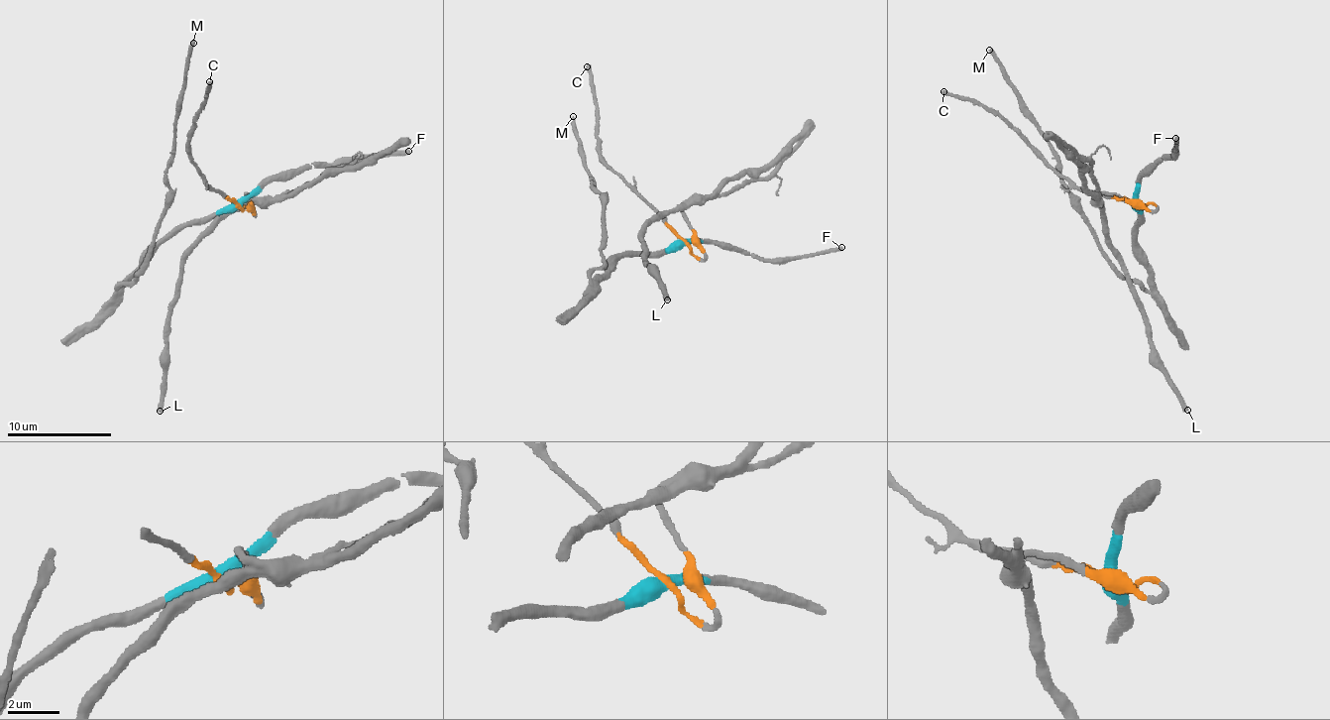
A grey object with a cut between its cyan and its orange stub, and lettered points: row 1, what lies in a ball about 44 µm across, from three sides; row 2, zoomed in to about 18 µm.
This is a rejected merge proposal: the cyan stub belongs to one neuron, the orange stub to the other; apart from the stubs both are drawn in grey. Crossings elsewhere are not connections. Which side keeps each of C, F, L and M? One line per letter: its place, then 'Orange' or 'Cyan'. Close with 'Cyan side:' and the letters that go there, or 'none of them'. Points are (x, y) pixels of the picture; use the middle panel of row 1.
C: Place: (587, 66). Orange
F: Place: (841, 247). Cyan
L: Place: (667, 300). Orange
M: Place: (573, 116). Cyan
Cyan side: F, M

